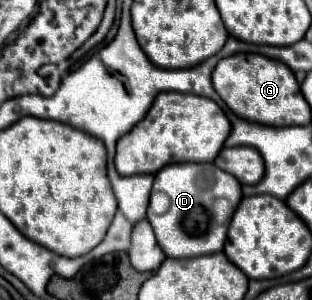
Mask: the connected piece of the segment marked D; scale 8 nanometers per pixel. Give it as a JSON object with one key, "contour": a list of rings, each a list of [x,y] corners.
{"contour":[[[181,162],[169,164],[155,174],[147,219],[149,220],[161,250],[171,258],[191,258],[203,254],[215,254],[223,250],[227,238],[227,224],[217,224],[213,218],[213,198],[227,198],[231,204],[241,200],[241,184],[235,176],[219,170],[215,164]]]}

